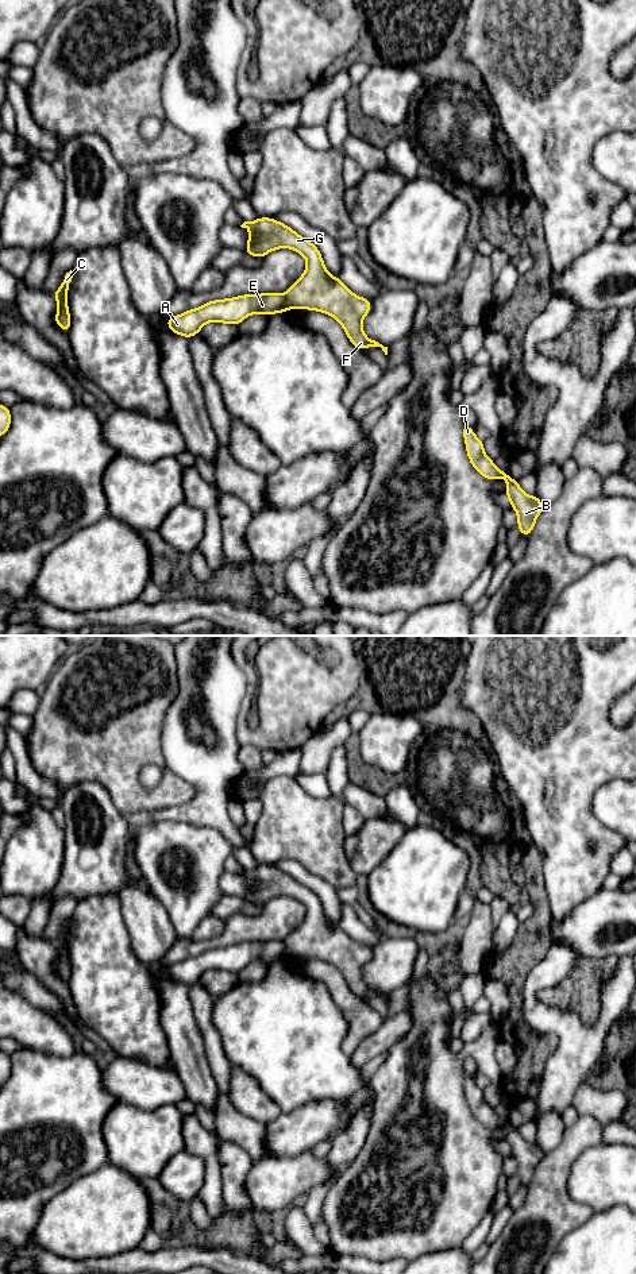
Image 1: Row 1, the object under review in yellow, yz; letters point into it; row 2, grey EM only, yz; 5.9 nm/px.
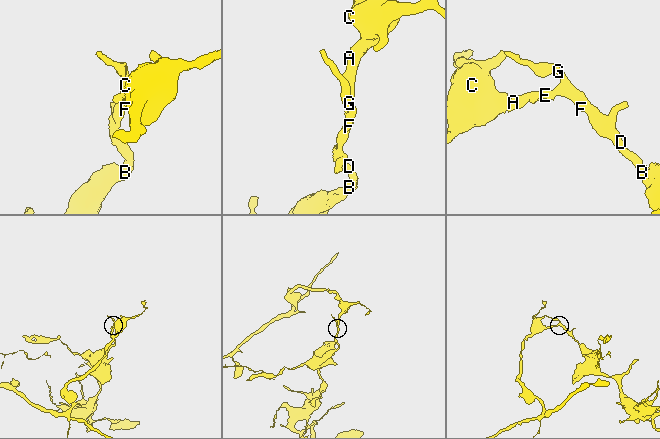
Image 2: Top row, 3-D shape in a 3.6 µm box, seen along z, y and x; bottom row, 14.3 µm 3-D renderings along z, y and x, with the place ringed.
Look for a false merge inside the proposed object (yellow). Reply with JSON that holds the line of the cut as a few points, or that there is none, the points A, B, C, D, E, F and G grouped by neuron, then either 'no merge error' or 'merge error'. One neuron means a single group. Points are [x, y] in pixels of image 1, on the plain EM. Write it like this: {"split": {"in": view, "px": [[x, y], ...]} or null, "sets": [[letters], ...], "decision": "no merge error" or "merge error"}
{"split": {"in": "yz", "px": [[284, 941], [292, 954]]}, "sets": [["A", "C", "E"], ["B", "D", "F", "G"]], "decision": "merge error"}

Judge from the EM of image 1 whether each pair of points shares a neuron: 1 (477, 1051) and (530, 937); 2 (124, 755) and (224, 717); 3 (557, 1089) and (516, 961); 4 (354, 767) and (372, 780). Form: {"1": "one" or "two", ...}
{"1": "two", "2": "two", "3": "two", "4": "one"}

